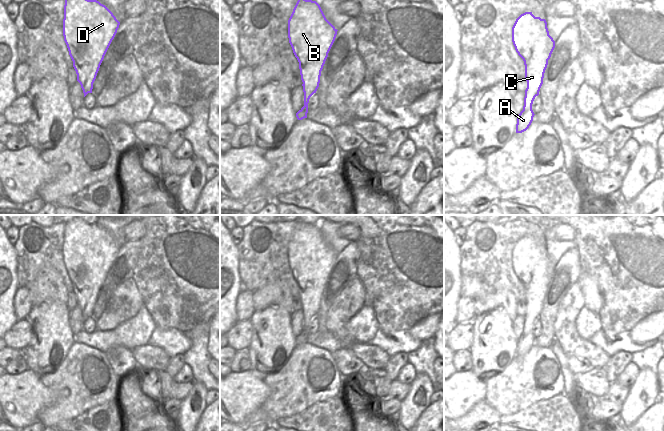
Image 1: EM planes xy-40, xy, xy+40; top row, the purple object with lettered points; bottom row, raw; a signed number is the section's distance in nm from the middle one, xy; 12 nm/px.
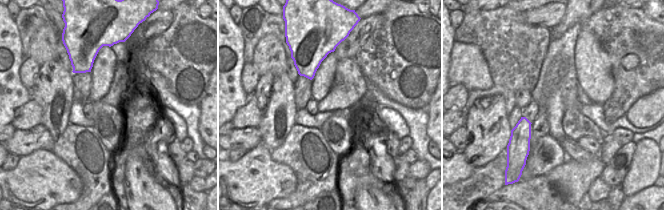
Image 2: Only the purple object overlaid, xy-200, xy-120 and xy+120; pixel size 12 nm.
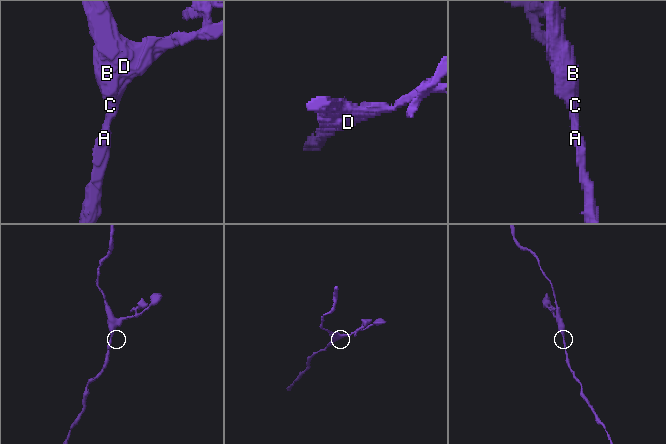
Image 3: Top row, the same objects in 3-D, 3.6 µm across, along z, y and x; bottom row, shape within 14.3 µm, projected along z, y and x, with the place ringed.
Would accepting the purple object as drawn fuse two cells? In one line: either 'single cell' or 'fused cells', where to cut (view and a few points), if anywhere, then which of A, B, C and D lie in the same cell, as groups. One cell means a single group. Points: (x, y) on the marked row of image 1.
single cell | no cut | A B C D

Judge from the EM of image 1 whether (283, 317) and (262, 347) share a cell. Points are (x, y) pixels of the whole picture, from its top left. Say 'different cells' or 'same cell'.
same cell

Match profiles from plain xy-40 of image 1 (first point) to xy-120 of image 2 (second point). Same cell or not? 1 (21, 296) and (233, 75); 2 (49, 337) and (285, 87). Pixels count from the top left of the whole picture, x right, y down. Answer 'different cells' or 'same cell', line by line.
1: different cells
2: same cell

